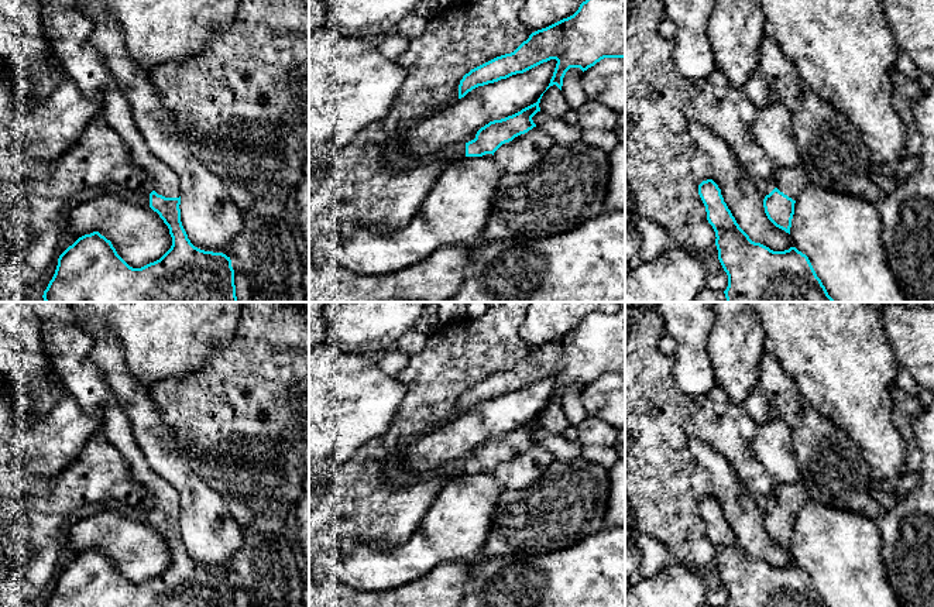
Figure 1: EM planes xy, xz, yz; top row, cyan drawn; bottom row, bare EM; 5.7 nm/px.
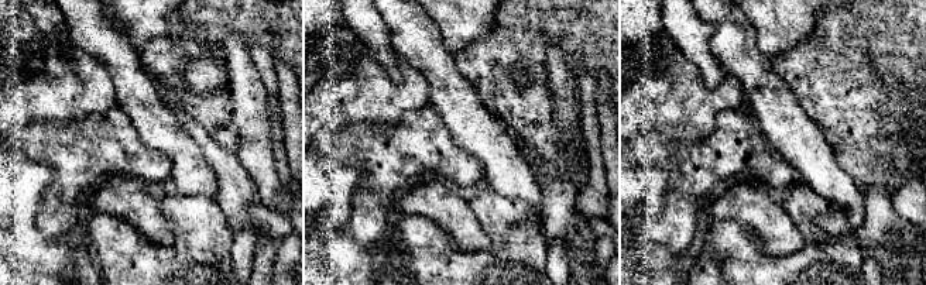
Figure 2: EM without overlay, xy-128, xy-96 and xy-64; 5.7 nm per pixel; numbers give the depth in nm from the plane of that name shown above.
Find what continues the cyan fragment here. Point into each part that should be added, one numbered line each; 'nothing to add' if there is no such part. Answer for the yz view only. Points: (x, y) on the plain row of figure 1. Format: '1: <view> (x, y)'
1: yz (790, 497)

